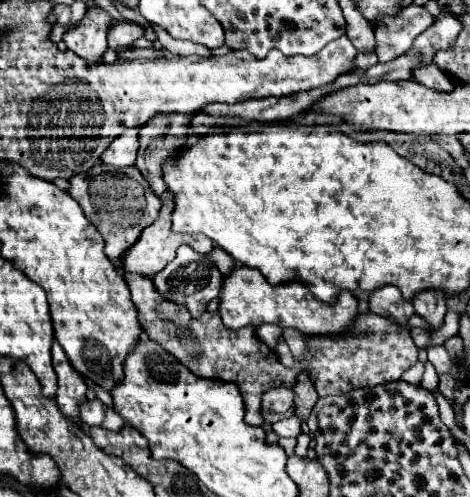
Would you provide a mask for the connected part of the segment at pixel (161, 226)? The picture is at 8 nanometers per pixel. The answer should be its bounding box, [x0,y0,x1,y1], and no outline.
[122,201,212,275]

